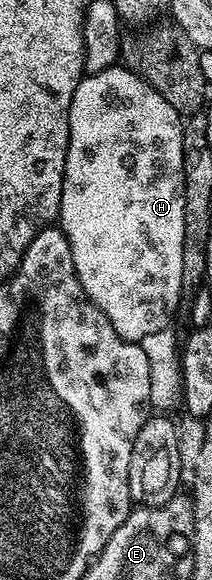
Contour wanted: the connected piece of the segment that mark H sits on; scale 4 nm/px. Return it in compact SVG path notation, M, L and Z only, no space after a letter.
M125 66L105 68L99 72L83 75L82 81L72 94L70 107L70 137L66 169L62 175L62 201L58 211L58 220L62 233L72 246L72 262L80 278L82 295L93 302L112 322L120 338L141 342L145 335L170 328L170 319L178 308L178 299L184 293L182 271L184 270L184 142L182 141L183 117L148 86L148 82L137 76Z

